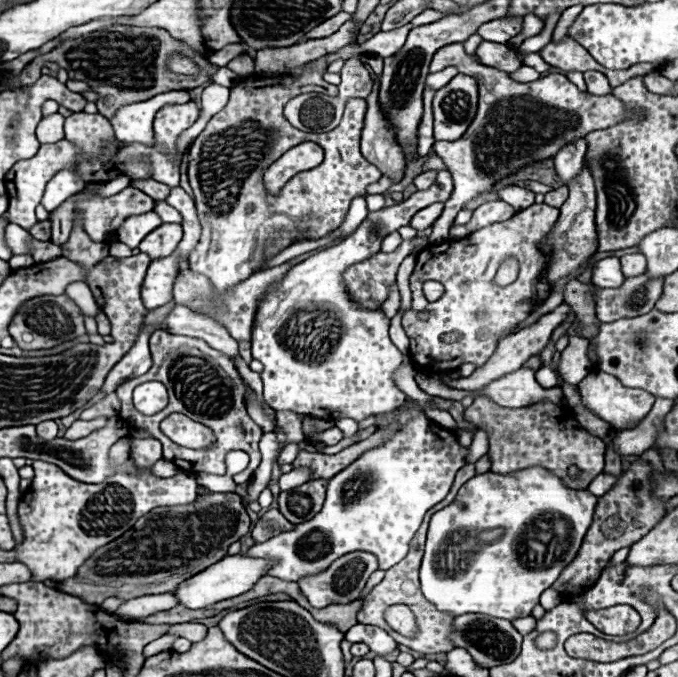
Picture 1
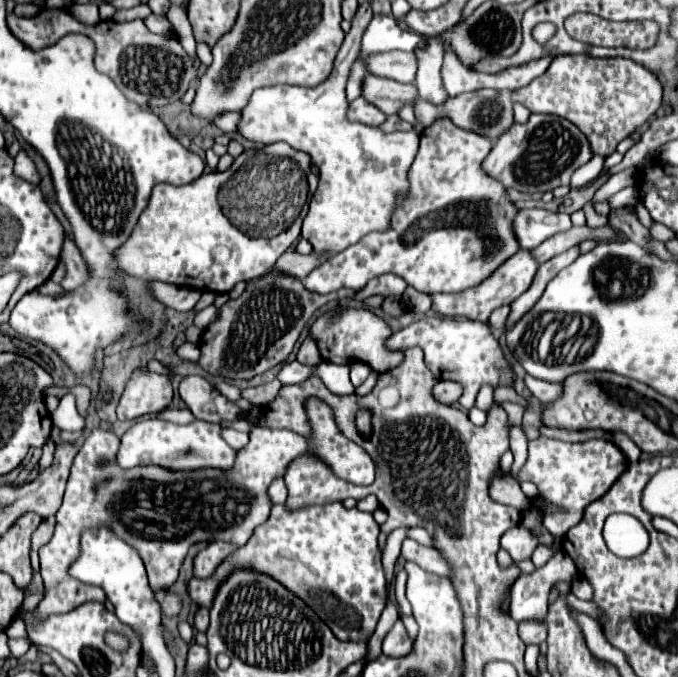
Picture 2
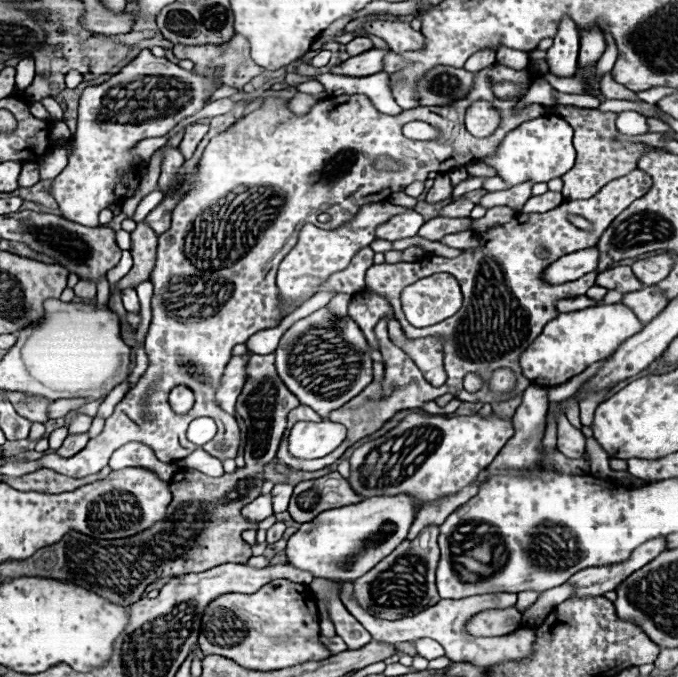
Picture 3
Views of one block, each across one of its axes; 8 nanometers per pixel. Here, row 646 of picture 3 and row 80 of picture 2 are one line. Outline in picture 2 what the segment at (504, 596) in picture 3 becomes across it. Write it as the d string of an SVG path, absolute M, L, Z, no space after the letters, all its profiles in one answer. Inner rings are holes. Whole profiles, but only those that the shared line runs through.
M451 50L446 51L442 65L442 80L444 88L448 90L450 96L458 96L464 92L474 92L476 90L476 72L468 70L462 66L458 56Z

